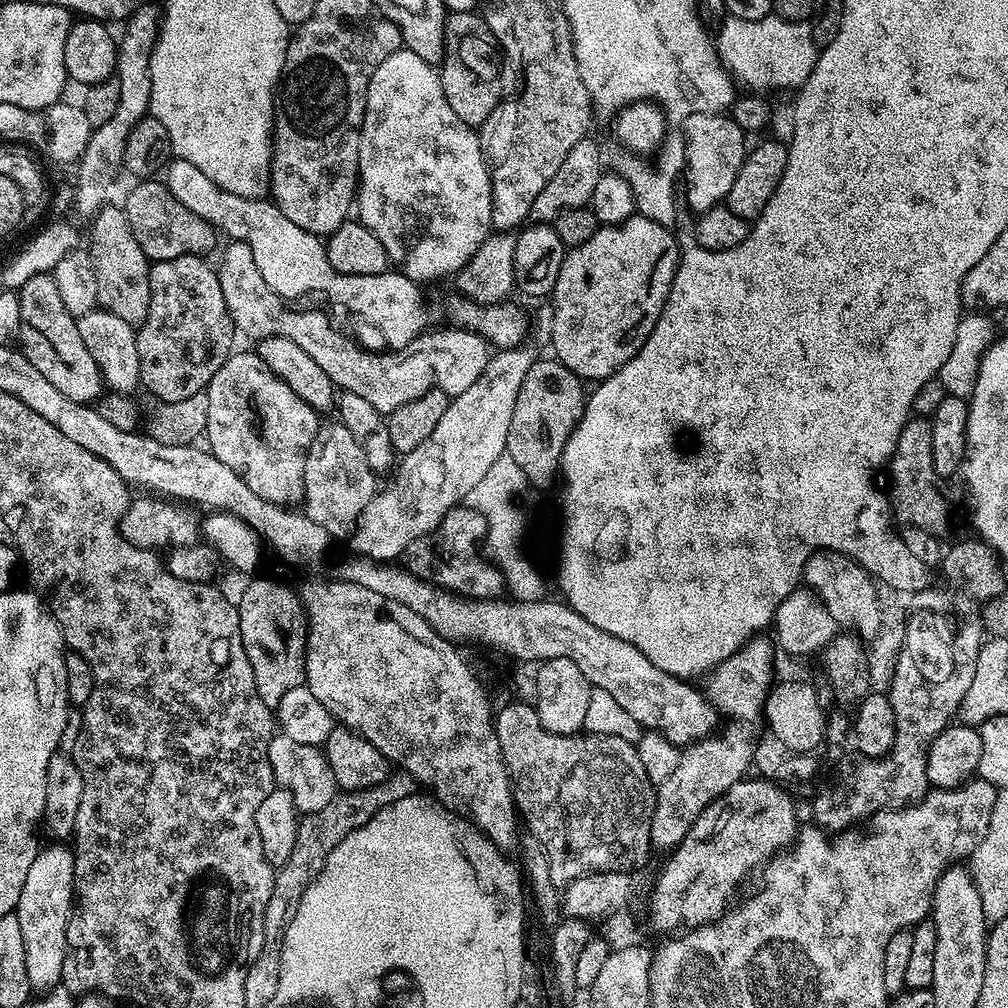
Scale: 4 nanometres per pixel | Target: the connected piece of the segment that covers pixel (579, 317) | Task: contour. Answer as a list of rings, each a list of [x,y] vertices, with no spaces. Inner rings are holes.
[[[639,214],[620,224],[605,224],[597,228],[590,242],[567,249],[562,270],[558,270],[558,282],[554,282],[550,293],[550,327],[555,359],[584,382],[602,381],[626,366],[626,362],[642,350],[646,338],[650,338],[658,318],[664,313],[664,304],[668,301],[680,261],[680,248],[675,235],[658,222]]]

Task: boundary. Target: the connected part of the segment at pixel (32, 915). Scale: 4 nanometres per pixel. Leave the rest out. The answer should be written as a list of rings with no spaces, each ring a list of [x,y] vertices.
[[[52,843],[56,844],[50,845],[49,848],[41,847],[37,851],[34,862],[30,865],[30,870],[26,874],[26,883],[22,885],[22,894],[18,898],[14,913],[16,926],[22,930],[28,988],[32,990],[37,988],[37,993],[40,994],[47,992],[49,988],[57,987],[61,983],[62,966],[68,953],[66,930],[74,907],[74,858],[76,853],[69,845],[68,848],[64,845],[67,843]]]

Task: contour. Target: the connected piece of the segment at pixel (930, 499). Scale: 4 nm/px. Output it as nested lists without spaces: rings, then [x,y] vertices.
[[[911,417],[899,435],[895,452],[888,463],[890,478],[886,495],[891,515],[902,526],[923,528],[931,536],[942,538],[950,524],[948,502],[944,498],[942,484],[937,471],[934,470],[933,428],[929,419]]]

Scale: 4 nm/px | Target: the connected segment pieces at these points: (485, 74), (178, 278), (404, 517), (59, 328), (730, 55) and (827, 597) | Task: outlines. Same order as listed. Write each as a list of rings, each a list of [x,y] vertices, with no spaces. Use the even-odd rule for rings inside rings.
[[[453,12],[447,17],[446,31],[444,34],[444,62],[439,65],[438,71],[442,90],[446,94],[446,102],[450,102],[450,110],[462,118],[462,122],[479,126],[490,118],[490,114],[500,105],[502,93],[500,93],[500,60],[502,61],[502,49],[500,43],[494,38],[487,19],[483,15],[478,16],[473,12]]]
[[[179,256],[169,260],[155,261],[149,267],[148,277],[150,278],[150,310],[145,320],[138,326],[136,334],[136,345],[138,346],[138,362],[140,363],[140,382],[143,391],[148,391],[159,403],[174,403],[185,401],[186,398],[194,398],[194,394],[205,391],[209,382],[218,374],[218,370],[226,363],[229,356],[233,355],[232,336],[237,335],[236,327],[232,324],[230,314],[226,310],[226,298],[222,298],[222,286],[218,282],[218,274],[213,265],[208,265],[209,261],[202,256]]]
[[[521,346],[518,348],[501,348],[493,351],[488,357],[486,362],[486,370],[482,370],[482,375],[478,377],[478,382],[474,382],[474,386],[468,387],[467,390],[462,390],[462,394],[451,397],[446,406],[446,412],[439,419],[438,424],[434,427],[434,432],[430,434],[424,442],[419,443],[414,450],[410,450],[409,453],[401,455],[398,463],[395,465],[394,473],[396,477],[392,480],[392,485],[388,489],[377,491],[376,497],[366,506],[366,510],[362,510],[362,514],[358,518],[356,523],[356,530],[350,537],[350,545],[352,544],[352,552],[361,556],[366,556],[370,560],[382,560],[385,562],[396,562],[403,557],[404,552],[408,549],[408,544],[414,542],[414,538],[422,538],[426,534],[430,534],[439,524],[444,520],[445,514],[451,510],[451,508],[463,505],[470,494],[474,486],[478,485],[483,477],[486,476],[486,472],[490,470],[490,466],[494,465],[494,462],[498,461],[500,456],[505,455],[508,446],[508,435],[510,434],[510,414],[514,414],[514,402],[518,402],[518,390],[522,390],[522,381],[525,380],[526,374],[530,370],[530,366],[534,363],[534,355],[528,349],[528,346]]]
[[[47,272],[34,274],[34,278],[18,289],[18,295],[21,310],[20,351],[57,390],[66,394],[66,398],[74,398],[74,402],[79,404],[89,403],[97,395],[96,363],[94,358],[90,358],[90,350],[86,350],[86,342],[82,342],[82,334],[78,334],[76,317],[66,310],[58,295],[58,282],[54,282]]]
[[[773,14],[758,22],[745,19],[725,19],[719,34],[716,34],[717,52],[724,66],[741,82],[741,80],[756,92],[767,92],[776,88],[799,88],[810,76],[816,65],[820,50],[811,38],[811,30],[806,24],[793,24],[788,20],[781,20]]]
[[[813,552],[804,567],[802,580],[820,597],[826,610],[830,610],[830,618],[834,618],[841,629],[851,630],[864,638],[869,638],[879,630],[880,600],[876,597],[877,585],[855,560],[843,556],[841,552]]]

